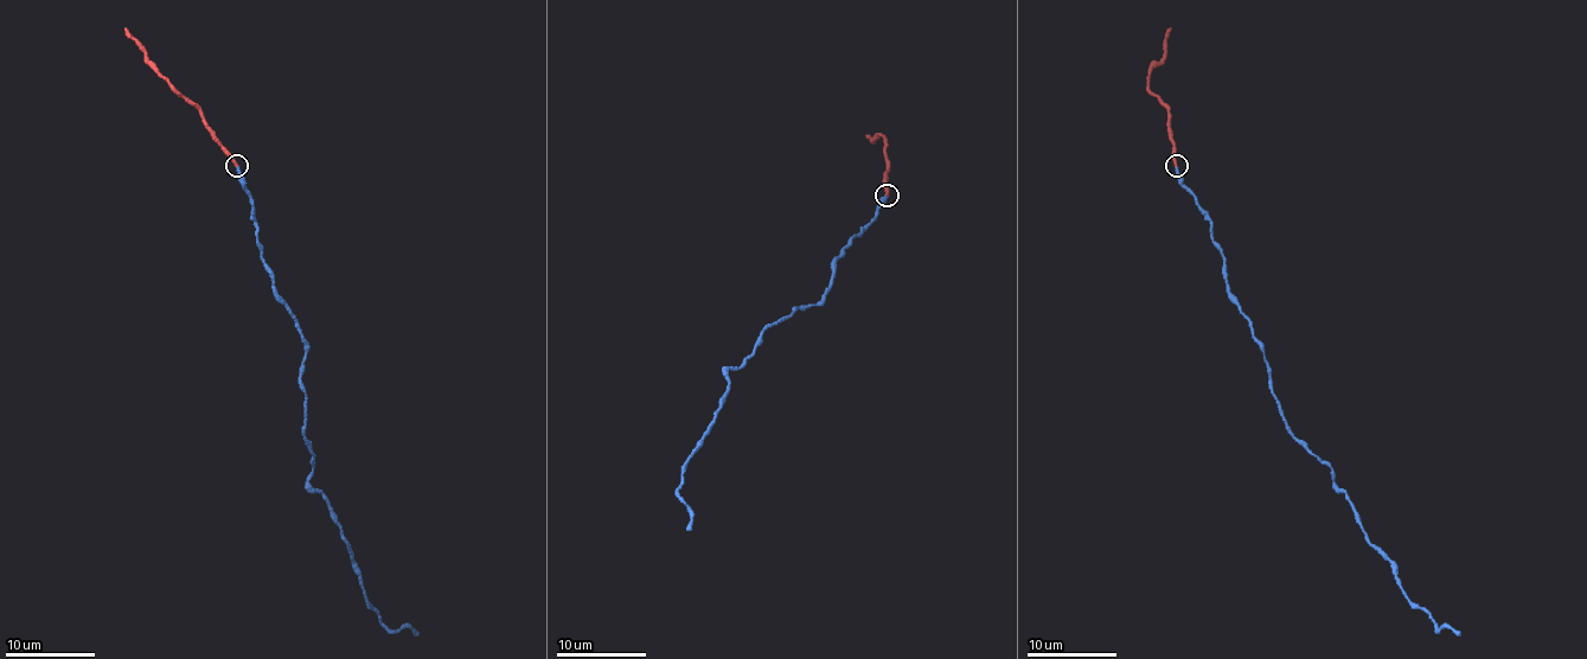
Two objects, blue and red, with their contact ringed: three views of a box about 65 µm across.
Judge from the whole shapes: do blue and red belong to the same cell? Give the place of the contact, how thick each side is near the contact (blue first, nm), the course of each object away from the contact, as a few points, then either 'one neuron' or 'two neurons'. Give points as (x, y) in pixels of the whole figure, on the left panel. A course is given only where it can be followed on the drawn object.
(237, 166) | 190/190 nm | blue via (237, 166), (273, 290), (306, 347), (305, 430), (315, 455), (308, 482), (322, 494), (379, 622), (418, 634) | red via (236, 166), (202, 113), (161, 76), (125, 29) | one neuron

